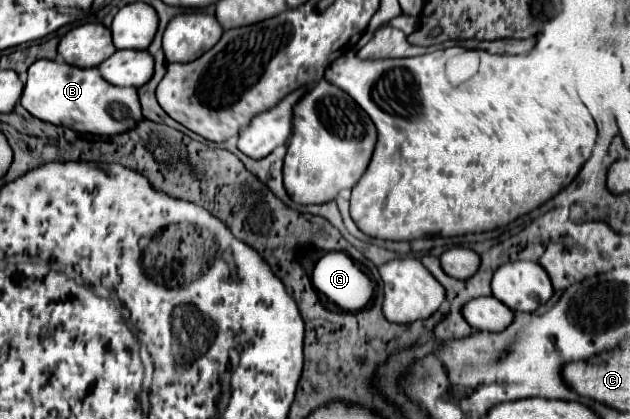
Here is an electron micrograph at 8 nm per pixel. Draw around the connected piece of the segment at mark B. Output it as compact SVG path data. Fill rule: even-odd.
M39 59L27 69L21 105L41 121L93 135L119 135L131 131L143 119L137 89L109 85L95 67L79 69L49 59Z

